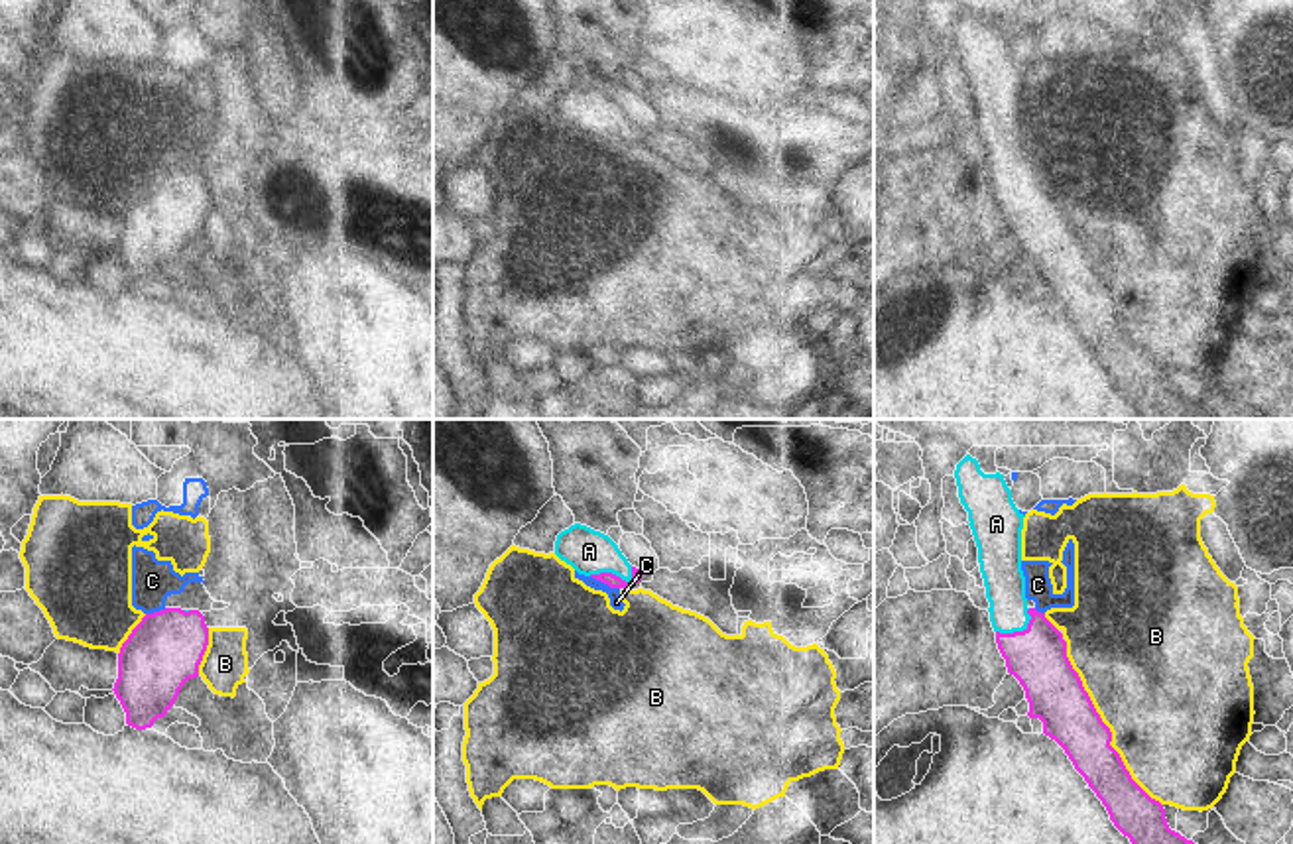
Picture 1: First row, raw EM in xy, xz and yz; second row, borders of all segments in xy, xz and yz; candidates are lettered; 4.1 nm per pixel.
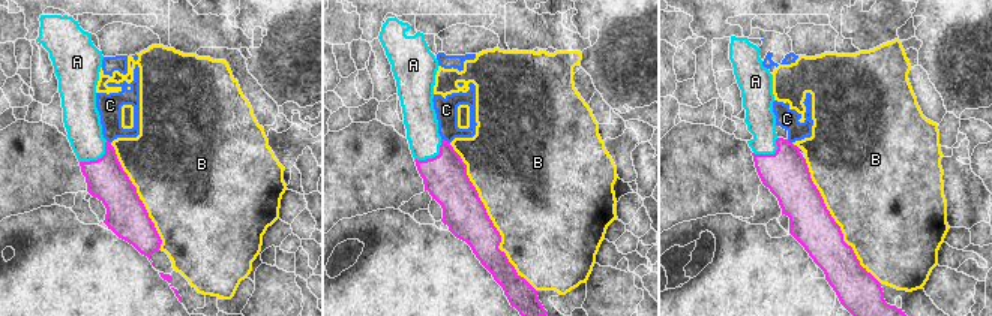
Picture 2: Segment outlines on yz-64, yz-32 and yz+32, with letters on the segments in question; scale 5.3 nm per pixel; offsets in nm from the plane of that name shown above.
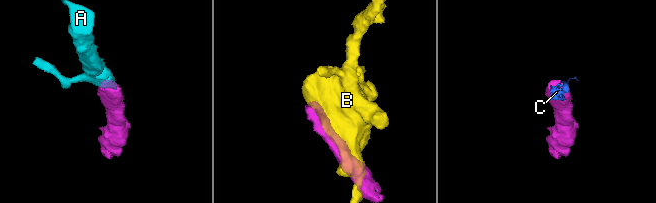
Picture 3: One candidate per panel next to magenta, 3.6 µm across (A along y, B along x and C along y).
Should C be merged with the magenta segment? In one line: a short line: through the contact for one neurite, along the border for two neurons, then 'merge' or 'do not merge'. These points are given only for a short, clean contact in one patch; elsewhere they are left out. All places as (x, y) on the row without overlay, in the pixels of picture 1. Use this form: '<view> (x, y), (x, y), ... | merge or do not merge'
xz (591, 134), (618, 148) | do not merge

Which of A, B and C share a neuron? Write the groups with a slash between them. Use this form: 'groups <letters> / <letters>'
groups A / B C

